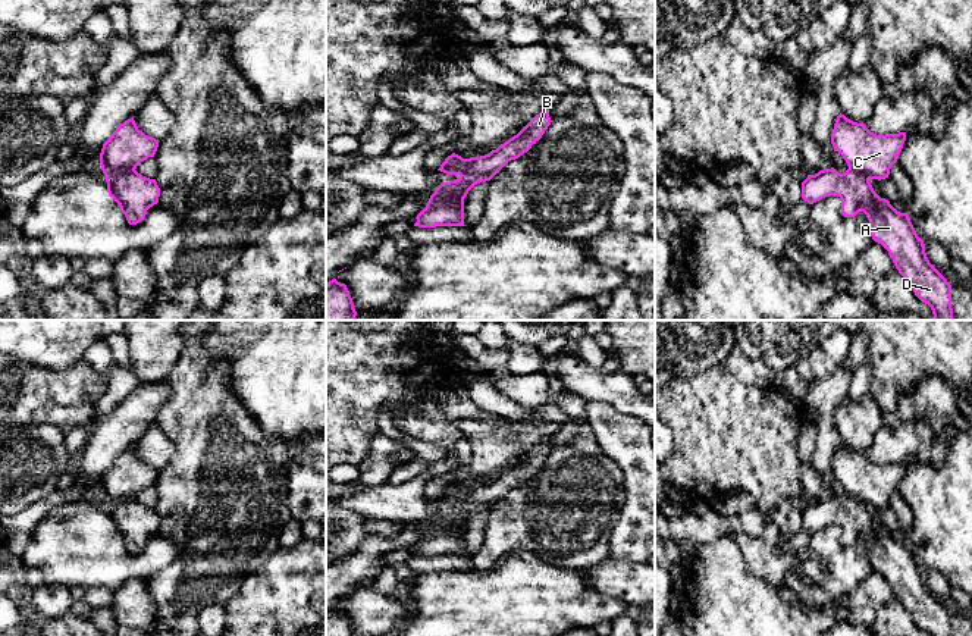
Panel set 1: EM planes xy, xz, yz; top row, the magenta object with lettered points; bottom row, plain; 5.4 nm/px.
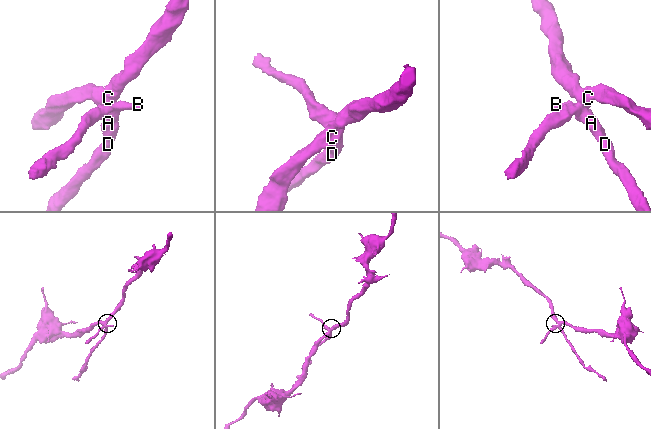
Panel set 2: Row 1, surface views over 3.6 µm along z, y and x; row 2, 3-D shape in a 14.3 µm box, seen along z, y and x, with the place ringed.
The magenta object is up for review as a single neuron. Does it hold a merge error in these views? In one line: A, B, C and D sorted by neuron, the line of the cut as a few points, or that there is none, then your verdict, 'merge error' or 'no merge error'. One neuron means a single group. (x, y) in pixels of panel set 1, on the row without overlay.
A B D / C | xy (134, 498), (106, 506) | merge error

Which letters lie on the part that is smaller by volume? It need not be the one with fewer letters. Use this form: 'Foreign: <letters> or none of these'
Foreign: A, B, D

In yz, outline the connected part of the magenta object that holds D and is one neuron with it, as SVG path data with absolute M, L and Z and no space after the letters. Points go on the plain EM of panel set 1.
M831 496L808 504L802 511L802 527L809 533L830 524L841 529L844 546L855 546L859 541L866 543L872 568L888 580L896 598L922 632L951 636L951 614L929 592L909 543L897 541L888 529L881 527L869 507L852 496L844 502Z

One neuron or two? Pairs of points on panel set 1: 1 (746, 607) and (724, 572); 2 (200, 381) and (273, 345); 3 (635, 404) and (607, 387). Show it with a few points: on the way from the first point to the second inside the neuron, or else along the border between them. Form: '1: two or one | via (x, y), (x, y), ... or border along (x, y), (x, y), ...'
1: one | via (737, 598), (724, 585), (724, 580)
2: two | border along (204, 342), (213, 360), (228, 365), (241, 400)
3: one | via (627, 398), (614, 388)

